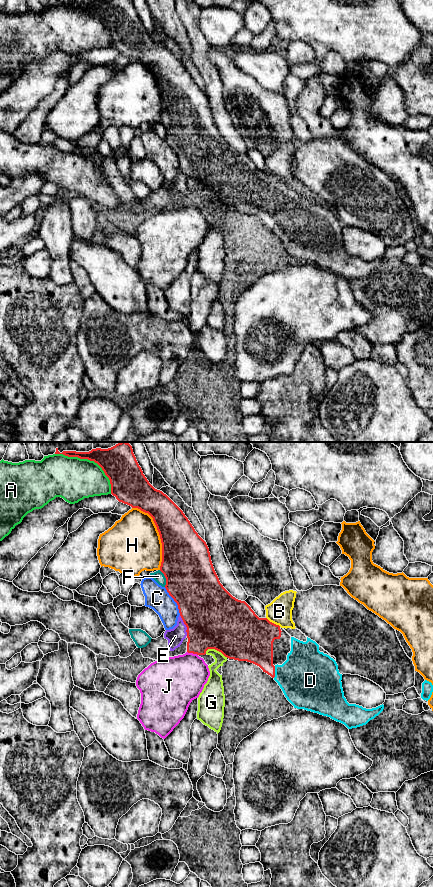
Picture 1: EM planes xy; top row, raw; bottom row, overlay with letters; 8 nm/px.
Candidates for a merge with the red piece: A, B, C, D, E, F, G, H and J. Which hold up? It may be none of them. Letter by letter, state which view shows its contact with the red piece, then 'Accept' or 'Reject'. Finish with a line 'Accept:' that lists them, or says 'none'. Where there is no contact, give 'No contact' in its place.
A: Touches red in xy. Reject
B: Touches red in xy. Reject
C: Touches red in xy. Reject
D: Touches red in xy. Accept
E: Touches red in xy. Reject
F: Touches red in xy. Reject
G: Touches red in xy. Reject
H: Touches red in xy. Reject
J: Touches red in xy. Reject
Accept: D

